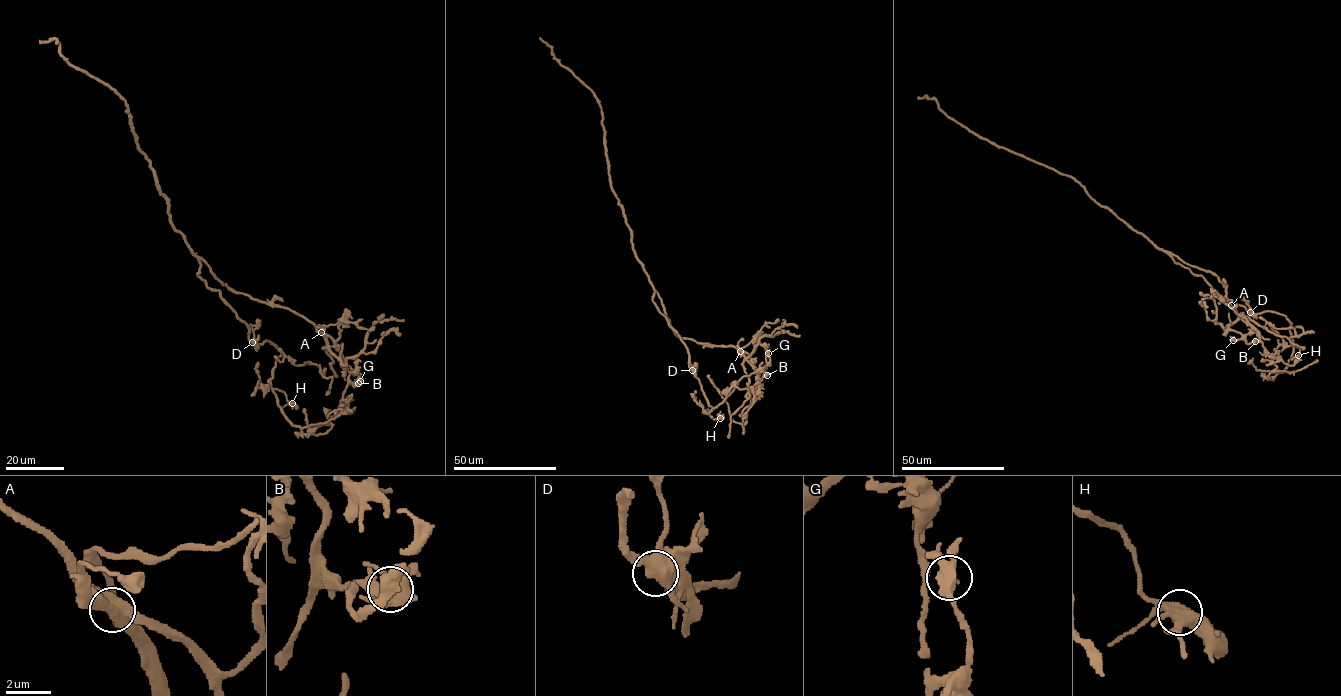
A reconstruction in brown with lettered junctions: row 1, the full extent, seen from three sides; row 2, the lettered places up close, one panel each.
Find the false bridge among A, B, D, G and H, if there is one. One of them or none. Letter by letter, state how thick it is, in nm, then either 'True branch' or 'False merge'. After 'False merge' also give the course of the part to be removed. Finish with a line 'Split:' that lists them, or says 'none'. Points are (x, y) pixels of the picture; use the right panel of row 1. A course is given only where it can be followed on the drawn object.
A: Thickness 550 nm. False merge. Course of the part to remove: (1230, 305), (1239, 315), (1275, 334), (1289, 338), (1303, 333), (1299, 326), (1277, 328), (1268, 323), (1255, 323)
B: Thickness 500 nm. True branch
D: Thickness 500 nm. True branch
G: Thickness 500 nm. True branch
H: Thickness 550 nm. True branch
Split: A

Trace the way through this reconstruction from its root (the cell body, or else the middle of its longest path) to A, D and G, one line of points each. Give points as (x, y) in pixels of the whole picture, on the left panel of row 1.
A: (195, 255), (210, 267), (223, 284), (260, 302), (288, 308), (309, 320), (321, 332)
D: (195, 255), (200, 264), (197, 274), (208, 287), (219, 292), (219, 296), (247, 326), (248, 339), (252, 342)
G: (195, 255), (223, 284), (260, 302), (288, 308), (309, 320), (329, 350), (346, 363), (352, 385), (360, 381)

